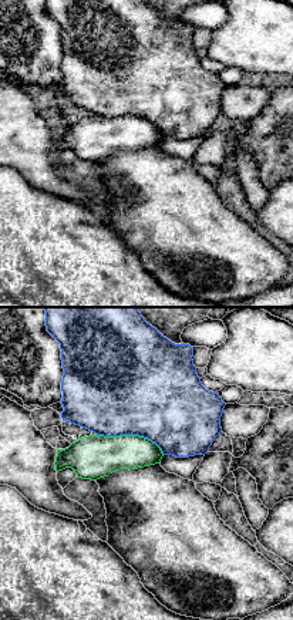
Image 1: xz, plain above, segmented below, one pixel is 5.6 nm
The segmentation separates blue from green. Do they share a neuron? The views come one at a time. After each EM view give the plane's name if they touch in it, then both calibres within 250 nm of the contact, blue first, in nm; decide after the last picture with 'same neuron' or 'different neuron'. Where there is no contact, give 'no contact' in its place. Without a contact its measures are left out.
xz | 500/240 nm

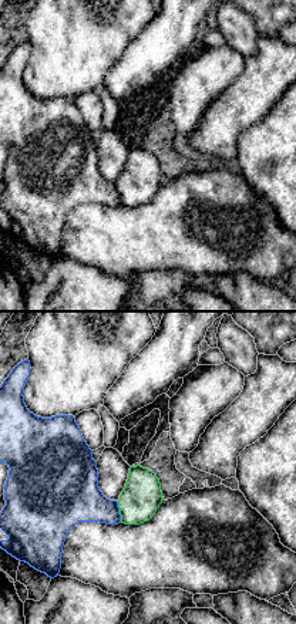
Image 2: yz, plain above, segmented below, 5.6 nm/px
yz | 280/220 nm

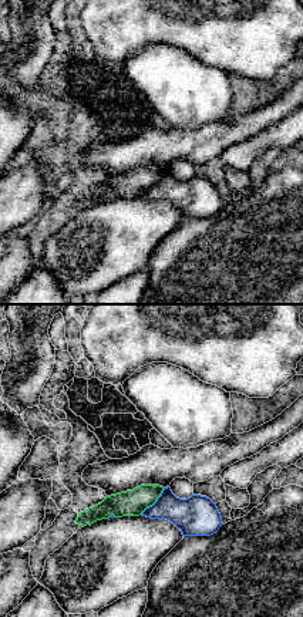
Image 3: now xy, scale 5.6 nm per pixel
xy | 220/150 nm

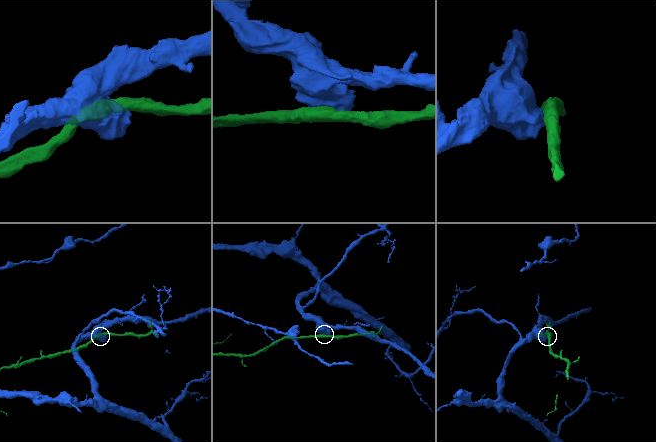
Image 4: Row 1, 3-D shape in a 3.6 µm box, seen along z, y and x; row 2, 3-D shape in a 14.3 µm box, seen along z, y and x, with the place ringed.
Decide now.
same neuron

